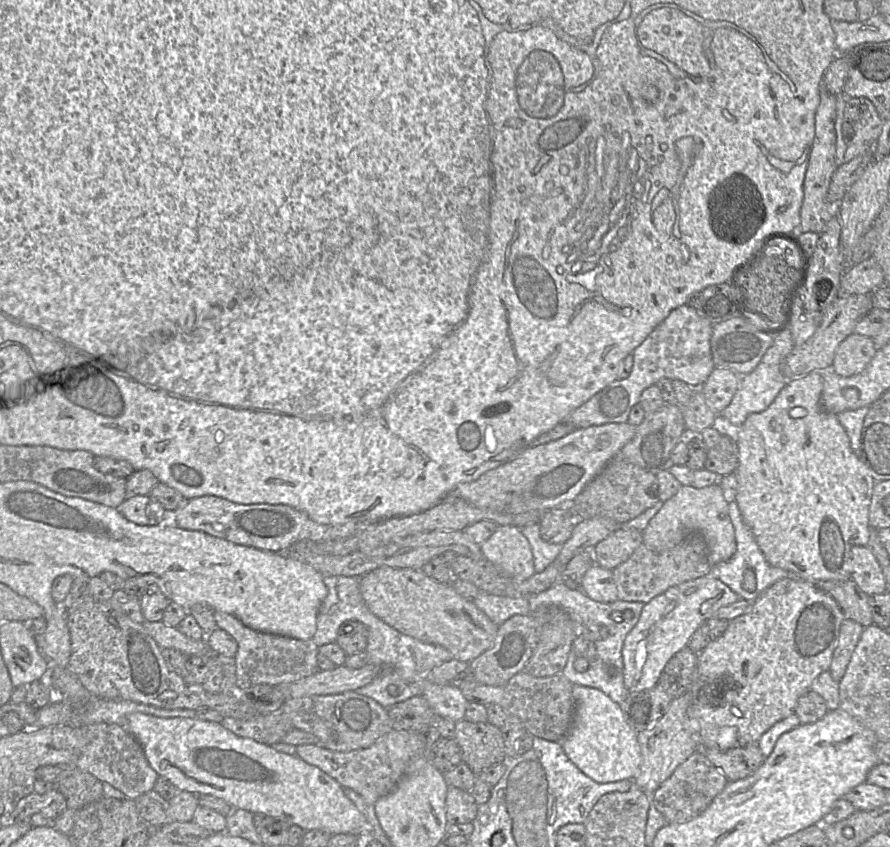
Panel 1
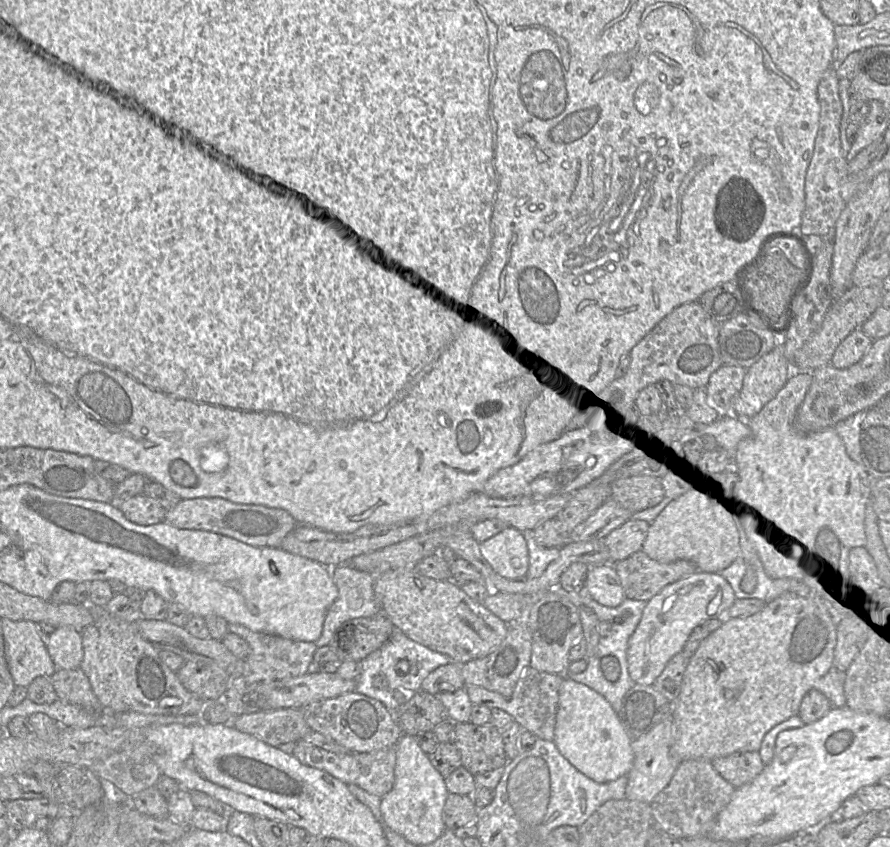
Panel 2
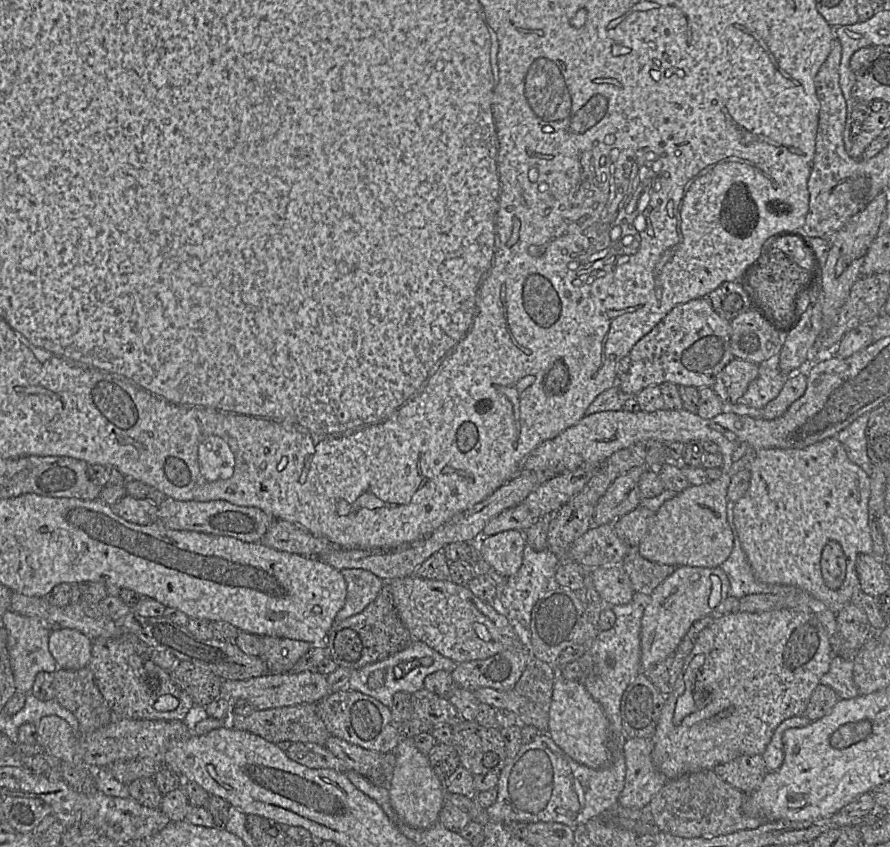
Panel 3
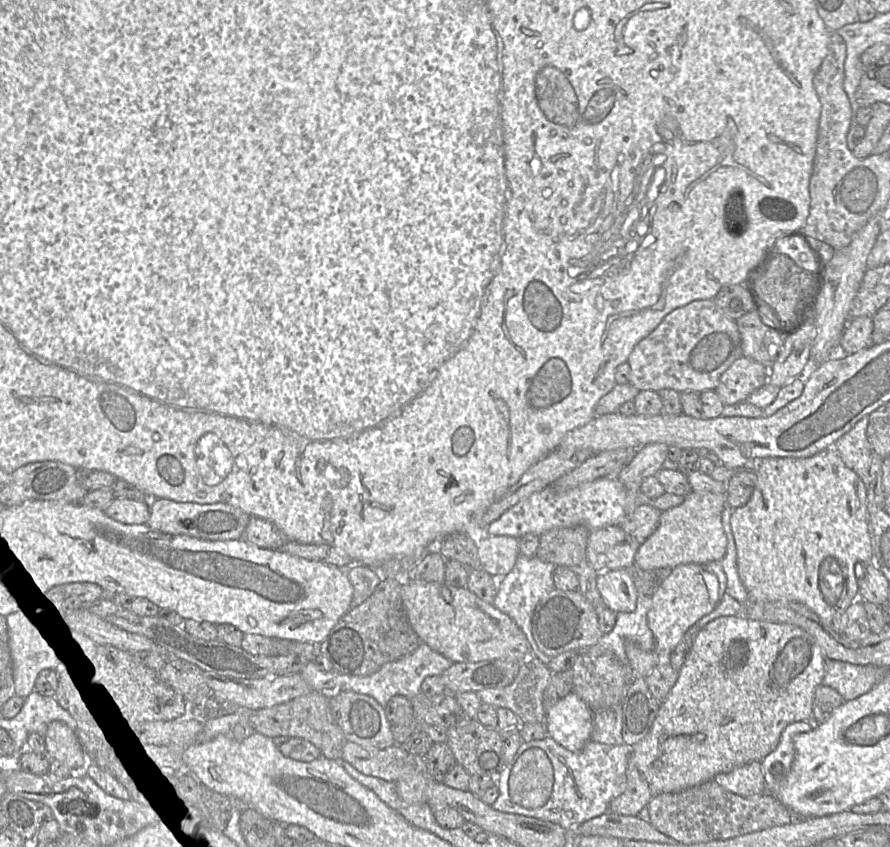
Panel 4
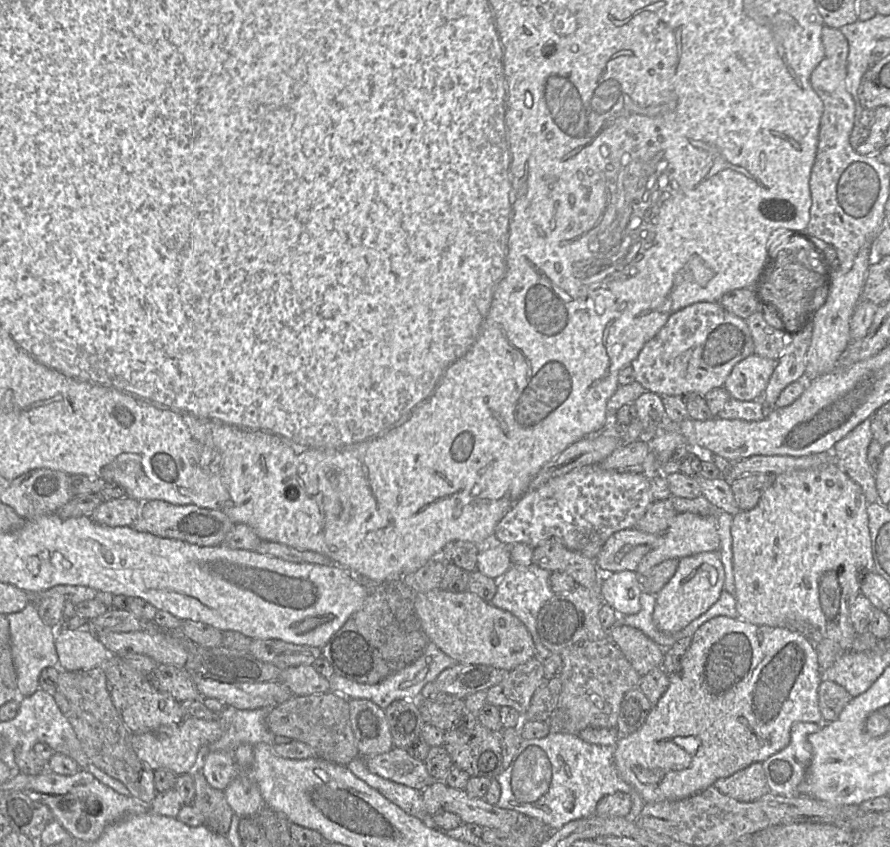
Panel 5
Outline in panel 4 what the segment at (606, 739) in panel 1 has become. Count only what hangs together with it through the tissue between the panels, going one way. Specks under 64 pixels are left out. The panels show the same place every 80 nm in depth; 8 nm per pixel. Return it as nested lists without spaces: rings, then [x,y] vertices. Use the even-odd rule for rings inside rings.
[[[571,691],[547,710],[545,724],[549,737],[567,750],[579,752],[590,740],[593,712]]]

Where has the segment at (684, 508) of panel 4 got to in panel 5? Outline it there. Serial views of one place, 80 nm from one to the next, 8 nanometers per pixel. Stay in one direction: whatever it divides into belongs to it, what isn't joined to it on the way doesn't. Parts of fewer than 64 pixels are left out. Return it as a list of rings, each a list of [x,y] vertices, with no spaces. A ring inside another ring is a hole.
[[[690,512],[678,513],[662,534],[660,544],[648,552],[635,571],[639,577],[645,576],[653,567],[667,559],[681,559],[702,552],[718,551],[720,538],[717,529],[717,517],[701,516]]]

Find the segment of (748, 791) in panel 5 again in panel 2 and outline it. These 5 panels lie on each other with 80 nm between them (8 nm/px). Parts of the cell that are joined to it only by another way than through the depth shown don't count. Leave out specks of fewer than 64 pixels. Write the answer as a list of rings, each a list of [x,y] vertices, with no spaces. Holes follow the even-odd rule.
[[[758,751],[736,752],[710,761],[714,769],[735,788],[751,782],[765,766]]]

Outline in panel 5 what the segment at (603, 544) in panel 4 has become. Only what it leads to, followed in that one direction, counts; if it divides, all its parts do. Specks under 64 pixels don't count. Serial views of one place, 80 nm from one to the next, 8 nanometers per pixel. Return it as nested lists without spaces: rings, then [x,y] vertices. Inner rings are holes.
[[[635,528],[611,535],[595,559],[604,574],[636,571],[641,559],[660,544],[662,534],[649,534]]]

